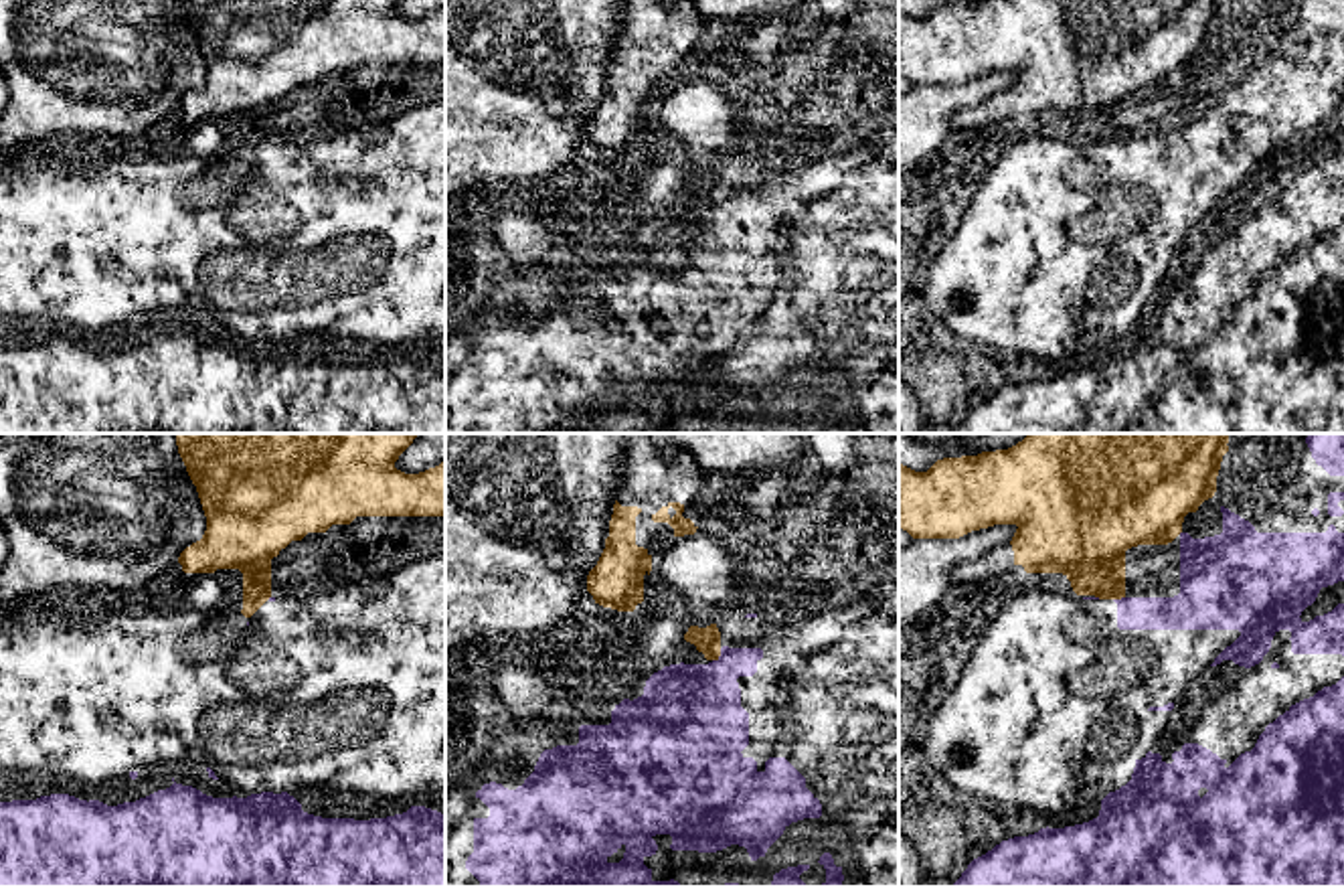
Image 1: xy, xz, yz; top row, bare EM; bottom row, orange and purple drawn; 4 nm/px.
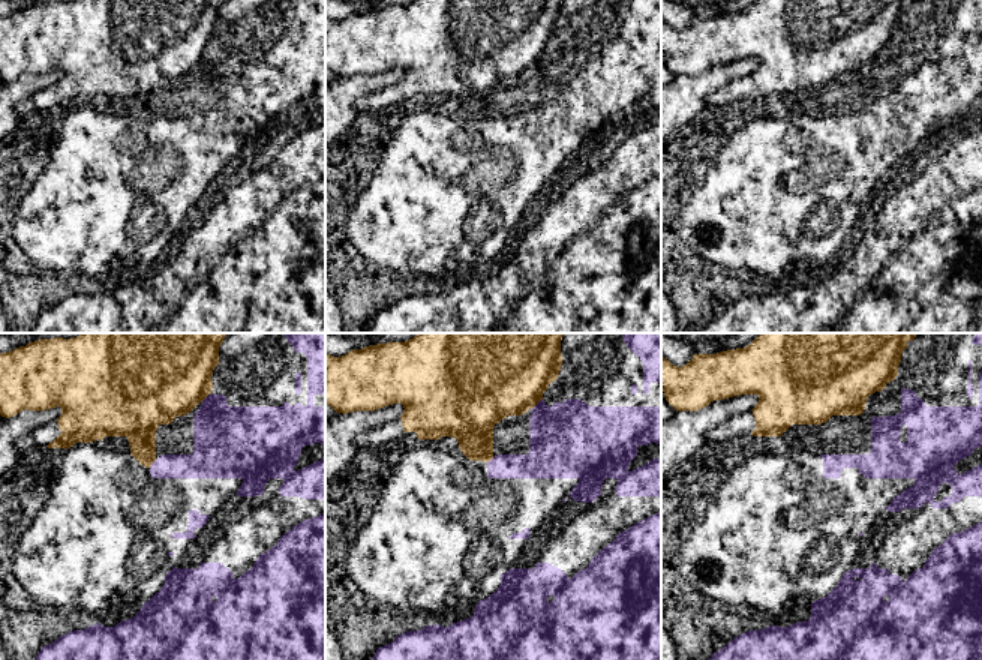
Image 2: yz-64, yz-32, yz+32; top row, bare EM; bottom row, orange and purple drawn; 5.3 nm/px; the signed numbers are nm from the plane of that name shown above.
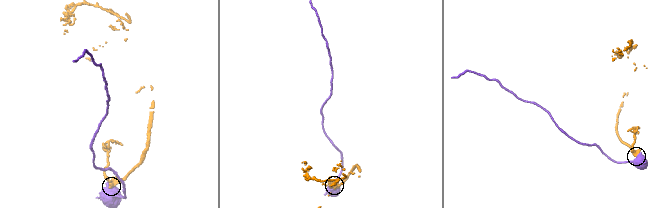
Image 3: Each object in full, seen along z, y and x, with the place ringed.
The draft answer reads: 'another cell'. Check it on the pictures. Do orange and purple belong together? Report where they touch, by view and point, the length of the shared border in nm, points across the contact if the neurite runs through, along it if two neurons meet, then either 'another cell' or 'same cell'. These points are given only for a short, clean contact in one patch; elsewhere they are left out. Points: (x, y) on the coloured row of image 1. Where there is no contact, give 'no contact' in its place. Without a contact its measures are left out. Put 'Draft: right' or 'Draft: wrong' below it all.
meets orange in xz at (719, 655); contact 70 nm long; another cell
Draft: right

